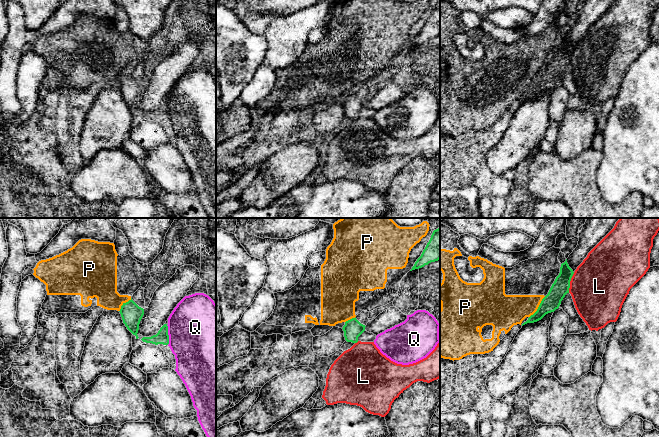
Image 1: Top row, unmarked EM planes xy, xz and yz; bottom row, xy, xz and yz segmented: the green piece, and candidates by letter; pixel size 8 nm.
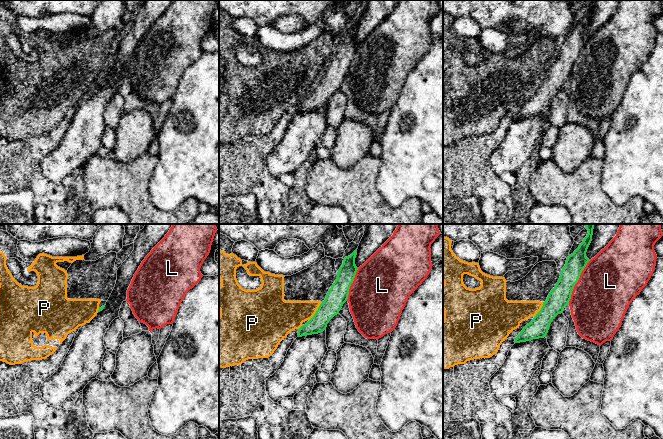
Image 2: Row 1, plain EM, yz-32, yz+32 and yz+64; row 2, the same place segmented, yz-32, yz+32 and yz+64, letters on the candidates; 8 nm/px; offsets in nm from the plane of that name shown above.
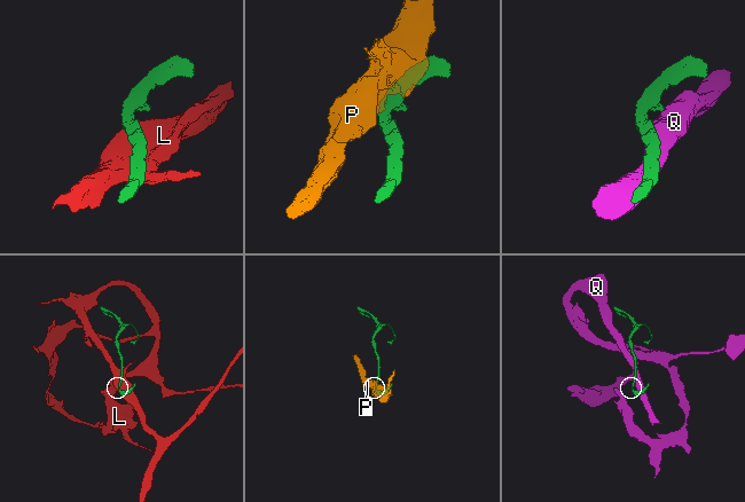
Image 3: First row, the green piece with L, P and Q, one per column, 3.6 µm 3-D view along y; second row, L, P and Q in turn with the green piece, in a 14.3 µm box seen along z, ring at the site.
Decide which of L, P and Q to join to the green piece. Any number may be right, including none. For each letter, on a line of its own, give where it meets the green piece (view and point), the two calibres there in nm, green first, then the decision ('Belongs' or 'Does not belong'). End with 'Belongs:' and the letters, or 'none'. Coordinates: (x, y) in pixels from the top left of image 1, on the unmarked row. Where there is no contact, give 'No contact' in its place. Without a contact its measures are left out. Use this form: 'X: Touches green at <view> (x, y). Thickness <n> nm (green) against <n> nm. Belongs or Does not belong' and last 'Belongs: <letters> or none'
L: Touches green at yz (569, 58). Thickness 140 nm (green) against 460 nm. Does not belong
P: Touches green at yz (538, 83). Thickness 140 nm (green) against 260 nm. Does not belong
Q: Touches green at xy (168, 111). Thickness 110 nm (green) against 500 nm. Does not belong
Belongs: none

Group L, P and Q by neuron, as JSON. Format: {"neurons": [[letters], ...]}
{"neurons": [["L", "P"], ["Q"]]}

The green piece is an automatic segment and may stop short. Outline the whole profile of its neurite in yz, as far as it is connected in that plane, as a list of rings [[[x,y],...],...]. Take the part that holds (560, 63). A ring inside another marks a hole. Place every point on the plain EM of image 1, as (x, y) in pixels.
[[[566,35],[566,37],[561,40],[559,51],[556,53],[556,55],[555,55],[554,59],[552,60],[548,70],[542,75],[537,87],[533,91],[531,91],[528,94],[528,96],[522,100],[522,102],[527,100],[527,99],[537,98],[537,97],[541,96],[546,90],[554,88],[556,85],[559,84],[561,77],[563,76],[565,71],[567,69],[569,69],[570,57],[571,57],[573,50],[574,50],[574,48],[569,43],[569,41],[567,39],[567,35]]]

